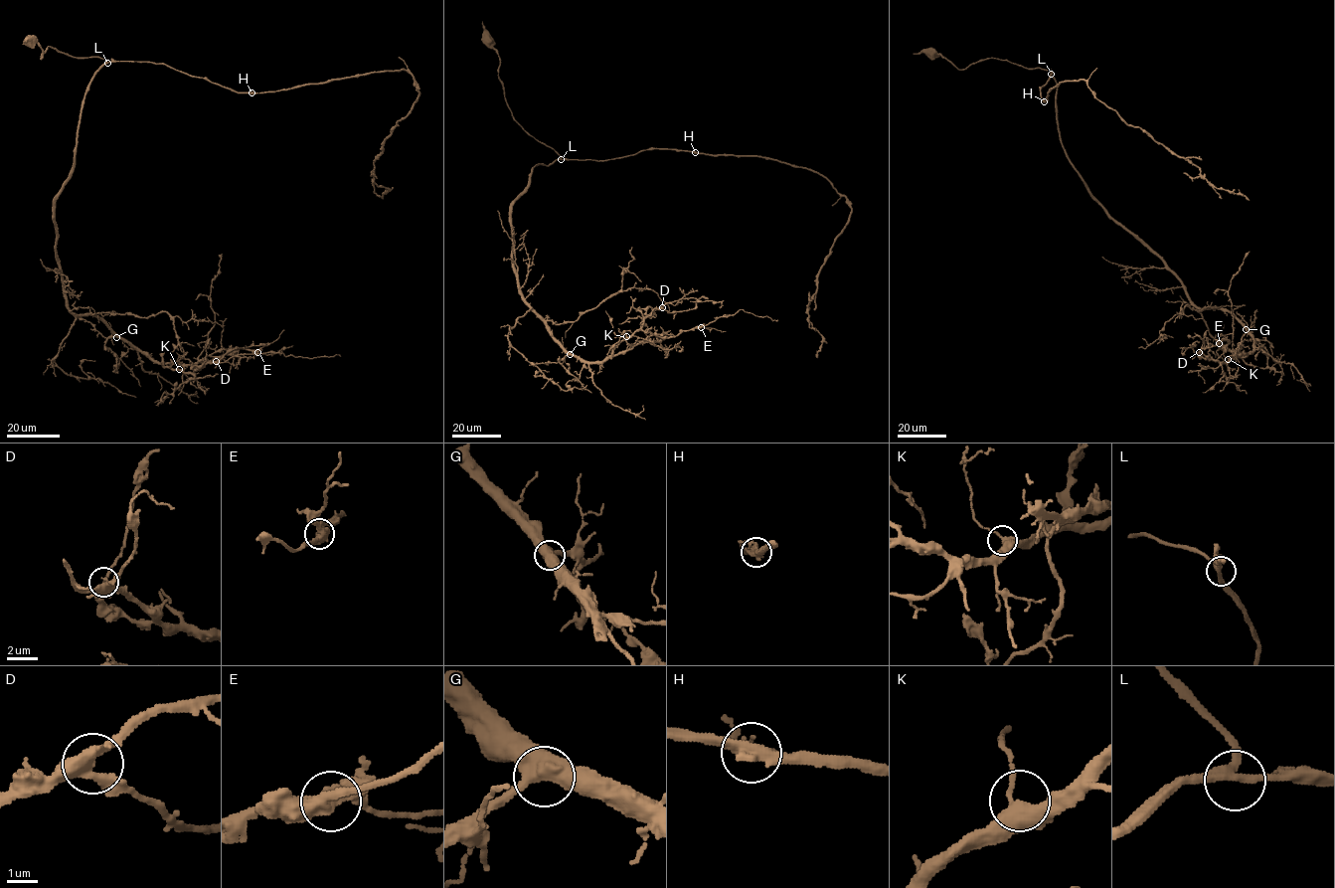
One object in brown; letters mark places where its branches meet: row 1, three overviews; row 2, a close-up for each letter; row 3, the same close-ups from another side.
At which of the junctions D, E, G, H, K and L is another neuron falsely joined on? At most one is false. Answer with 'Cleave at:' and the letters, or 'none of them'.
Cleave at: none of them

